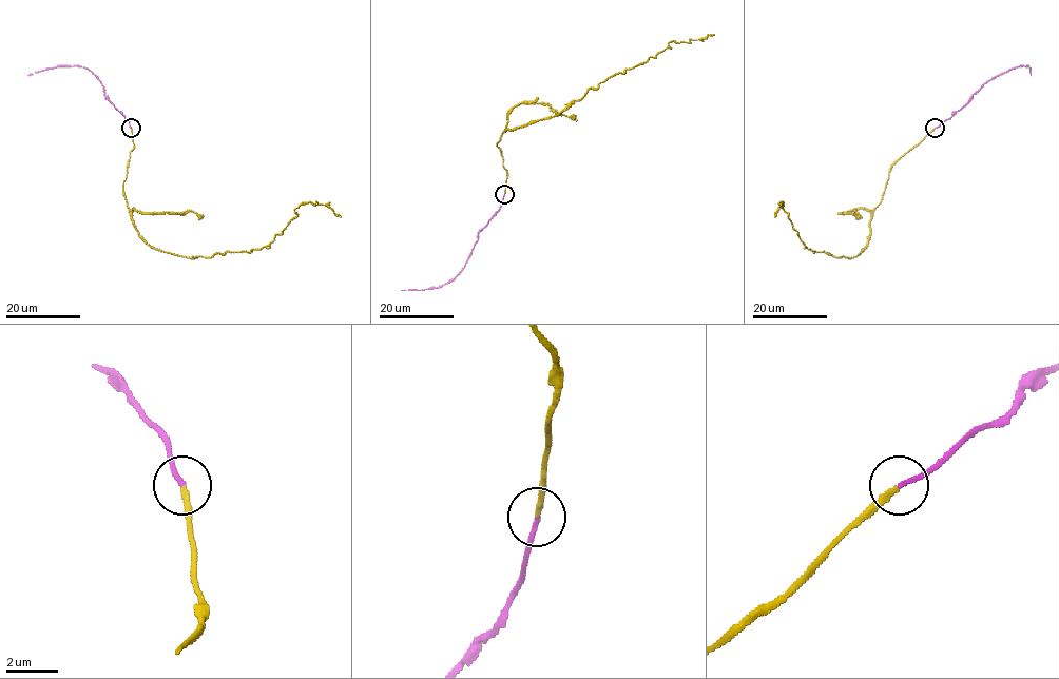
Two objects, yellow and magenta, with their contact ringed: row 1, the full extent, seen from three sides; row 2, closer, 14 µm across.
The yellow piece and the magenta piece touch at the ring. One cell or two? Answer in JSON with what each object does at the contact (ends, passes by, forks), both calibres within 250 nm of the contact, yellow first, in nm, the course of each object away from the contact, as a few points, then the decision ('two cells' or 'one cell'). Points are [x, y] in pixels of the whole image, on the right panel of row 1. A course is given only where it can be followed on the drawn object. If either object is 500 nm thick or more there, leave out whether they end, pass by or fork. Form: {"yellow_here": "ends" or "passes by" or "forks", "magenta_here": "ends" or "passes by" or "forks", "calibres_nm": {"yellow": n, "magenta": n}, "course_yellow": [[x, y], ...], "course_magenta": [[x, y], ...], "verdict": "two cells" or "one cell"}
{"yellow_here": "ends", "magenta_here": "ends", "calibres_nm": {"yellow": 240, "magenta": 180}, "course_yellow": [[935, 128], [892, 166], [870, 222], [870, 238], [852, 258], [833, 257], [809, 250], [783, 201], [775, 217]], "course_magenta": [[935, 128], [949, 118], [988, 81], [1016, 66], [1027, 65], [1031, 75]], "verdict": "one cell"}

